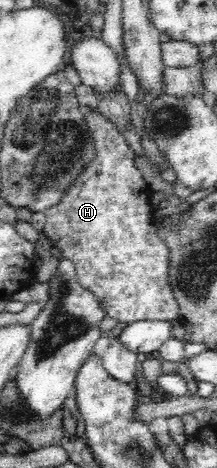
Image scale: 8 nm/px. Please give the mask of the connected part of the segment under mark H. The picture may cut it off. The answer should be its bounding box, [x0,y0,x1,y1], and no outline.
[43,107,179,324]

